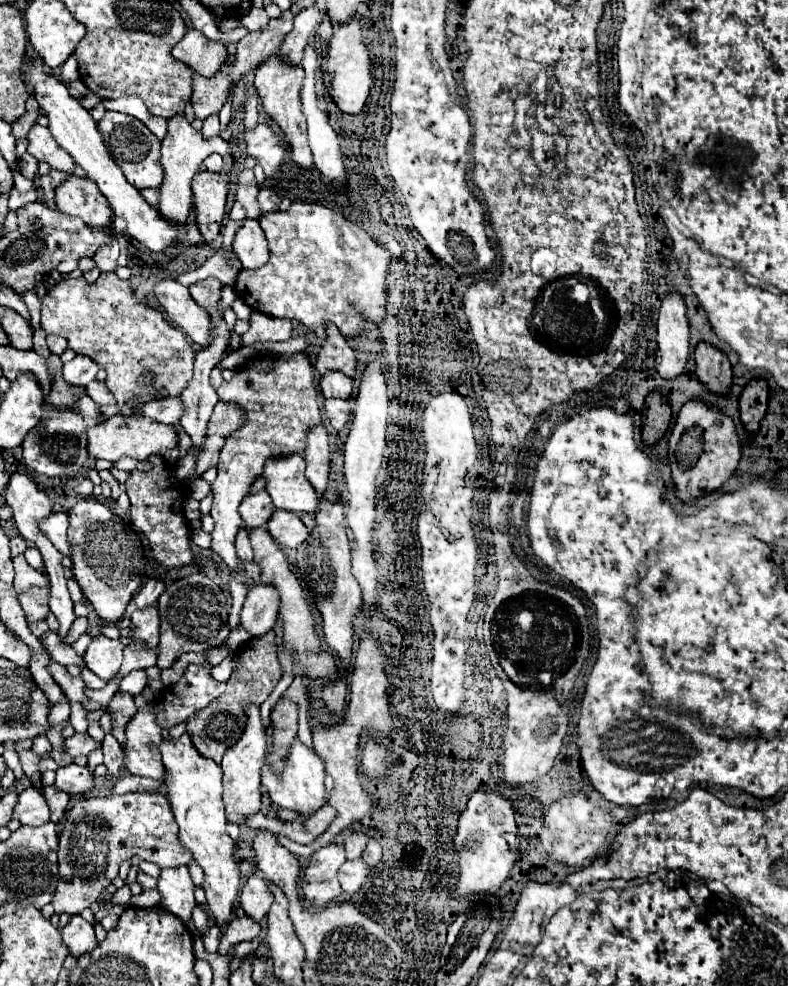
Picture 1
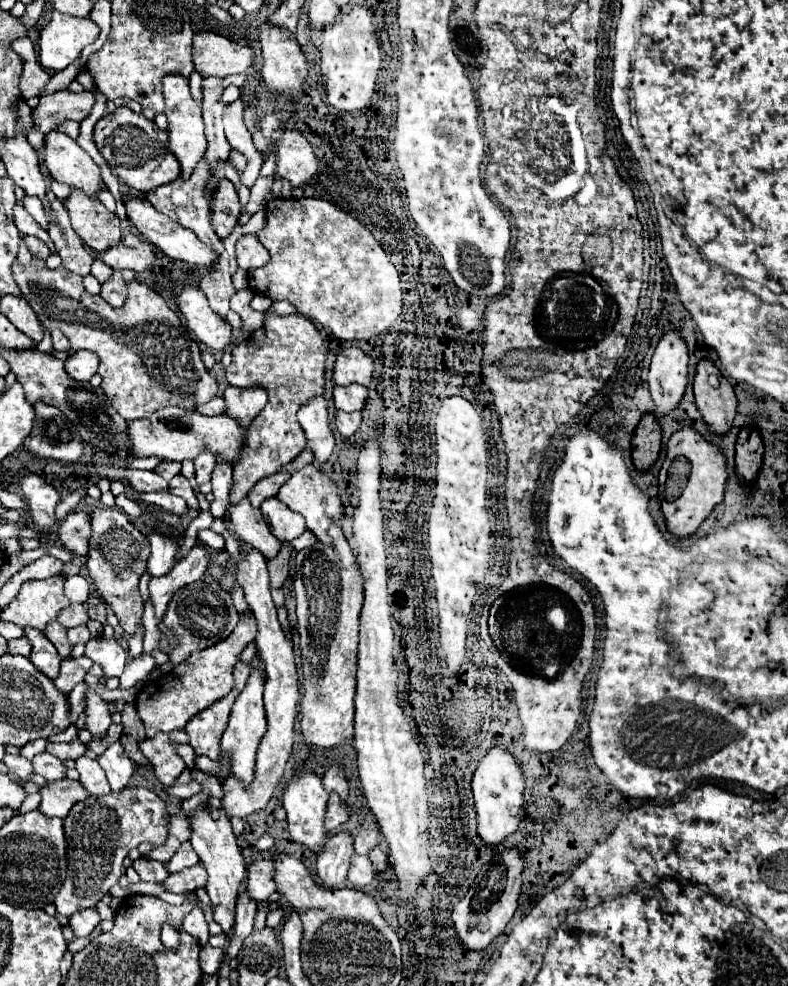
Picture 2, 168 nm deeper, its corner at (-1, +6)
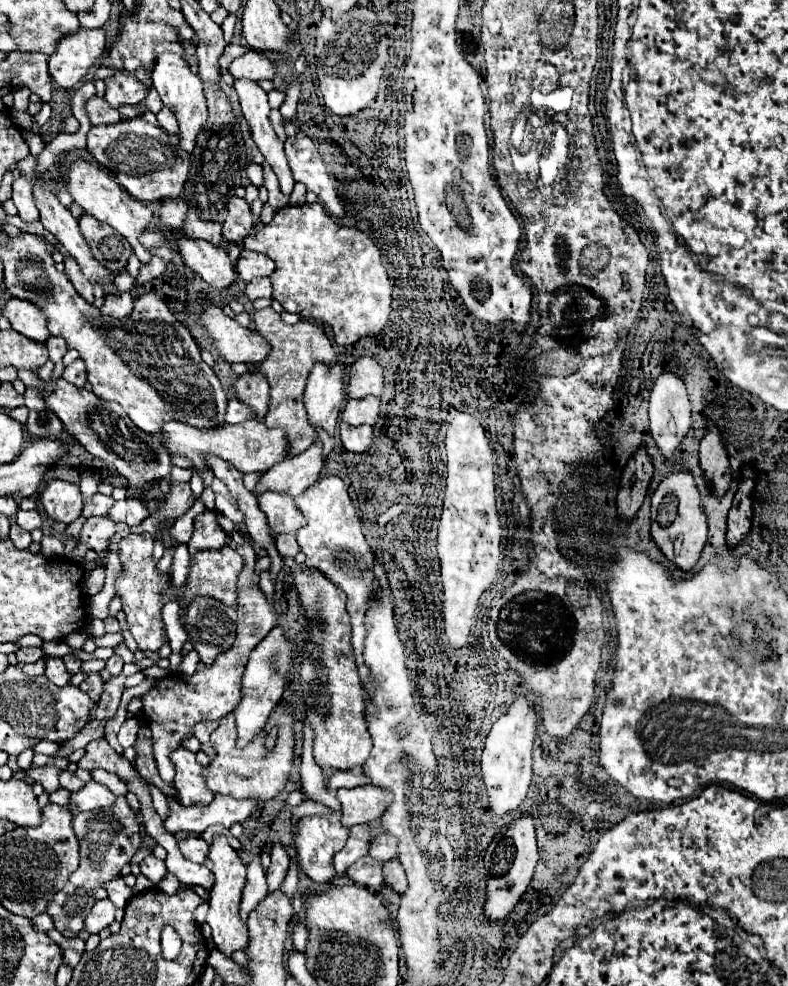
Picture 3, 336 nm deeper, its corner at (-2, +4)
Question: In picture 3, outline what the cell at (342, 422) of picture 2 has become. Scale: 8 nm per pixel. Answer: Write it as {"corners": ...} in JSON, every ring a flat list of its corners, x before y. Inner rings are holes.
{"corners":[[340,424,340,438,342,446,348,452,368,452,370,446,374,444,374,428,372,426,348,426]]}

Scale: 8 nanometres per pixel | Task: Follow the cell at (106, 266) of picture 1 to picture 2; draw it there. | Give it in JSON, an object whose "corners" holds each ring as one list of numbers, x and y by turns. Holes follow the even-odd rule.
{"corners":[[115,270,111,278,105,284,101,284,101,298,105,298,111,306,121,306,125,302,125,296,127,296,127,286,121,278,121,272]]}

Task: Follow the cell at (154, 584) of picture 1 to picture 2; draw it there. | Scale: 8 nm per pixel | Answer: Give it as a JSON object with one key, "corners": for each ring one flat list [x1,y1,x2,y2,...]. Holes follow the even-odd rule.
{"corners":[[159,532,149,536,151,556,147,560,147,572,151,576,165,576,175,566,175,542,163,538]]}

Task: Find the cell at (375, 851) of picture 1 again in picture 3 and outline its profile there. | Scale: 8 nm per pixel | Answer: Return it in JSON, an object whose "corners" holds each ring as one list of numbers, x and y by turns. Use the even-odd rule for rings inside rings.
{"corners":[[390,860,384,864,384,880,386,880,386,886,394,888,398,894,404,894,406,892,406,874,404,874,404,868,398,860]]}

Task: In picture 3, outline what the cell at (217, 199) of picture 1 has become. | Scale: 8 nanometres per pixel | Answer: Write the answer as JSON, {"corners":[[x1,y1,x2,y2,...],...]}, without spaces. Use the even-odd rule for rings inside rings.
{"corners":[[234,196,228,202,228,218,222,224,222,236,228,242,240,242,248,234,252,234,254,228,254,214,246,200]]}

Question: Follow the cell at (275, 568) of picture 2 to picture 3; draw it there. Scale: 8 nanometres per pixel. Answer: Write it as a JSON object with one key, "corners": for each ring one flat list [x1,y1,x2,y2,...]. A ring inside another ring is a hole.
{"corners":[[278,534,276,536,276,548,282,556,296,556,300,552,300,546,296,542,296,534]]}

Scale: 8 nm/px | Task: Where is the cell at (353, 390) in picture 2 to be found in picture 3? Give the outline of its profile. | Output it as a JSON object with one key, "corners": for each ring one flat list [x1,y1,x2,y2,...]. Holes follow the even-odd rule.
{"corners":[[370,396,362,400,348,400,344,412,342,412,342,422,350,426,360,426,360,424,370,424,374,426,380,416,380,400]]}

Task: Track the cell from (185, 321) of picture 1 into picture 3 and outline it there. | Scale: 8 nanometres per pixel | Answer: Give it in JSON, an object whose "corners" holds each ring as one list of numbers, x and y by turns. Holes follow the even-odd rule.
{"corners":[[210,306,200,316,204,328,210,332,214,346,224,356,226,362,244,362,256,366,266,360,270,344,254,330,240,326,236,320,228,318,220,308]]}

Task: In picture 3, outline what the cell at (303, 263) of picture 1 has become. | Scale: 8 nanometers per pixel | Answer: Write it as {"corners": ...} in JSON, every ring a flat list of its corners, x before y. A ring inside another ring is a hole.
{"corners":[[304,204,288,206,276,212,274,220,250,234,244,244,246,250,262,252,276,262,276,270,270,276,274,294,272,298,282,304,286,312,296,312,302,318,320,320,332,326,336,344,348,346,358,342,364,336,378,334,392,312,392,282,382,264,382,256,374,242,356,228,346,228,334,222,334,218,324,210,322,204]]}

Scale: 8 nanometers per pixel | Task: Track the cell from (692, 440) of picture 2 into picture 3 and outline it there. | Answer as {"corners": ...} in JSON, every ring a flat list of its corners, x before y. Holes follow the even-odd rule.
{"corners":[[690,472,670,474,658,486,658,490,652,496,652,526,650,526,650,536,652,536,654,544,662,550,662,554,670,562,674,562,680,570,688,572,688,570,692,570,696,566,696,562,698,562,698,558,702,554,702,548,706,544,706,532,708,532,706,514,700,510,700,494,698,494,698,488,694,484,692,474],[664,496,674,496,678,500,678,516,676,516,676,520,668,528,660,528,658,522,656,522,656,506,658,506,658,500,664,498]]}

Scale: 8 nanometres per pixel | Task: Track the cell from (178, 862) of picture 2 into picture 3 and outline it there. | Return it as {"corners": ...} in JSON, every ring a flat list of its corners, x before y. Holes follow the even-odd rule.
{"corners":[[188,836,188,838,180,840,180,842,178,842,178,848,180,848,180,852,182,852,188,860,192,860,192,862,196,862,196,864,204,864,206,854,208,854,208,844,206,844,206,840,196,838,196,836]]}

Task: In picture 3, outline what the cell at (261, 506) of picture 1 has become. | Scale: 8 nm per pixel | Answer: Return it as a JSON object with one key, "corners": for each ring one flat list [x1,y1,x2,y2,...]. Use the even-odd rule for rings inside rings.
{"corners":[[316,438,314,444,302,454,290,456,280,464,272,466,258,482,256,492,262,494,266,490,272,490,288,496,298,496,302,494,302,490,306,490,306,486,312,486,318,480,322,466,324,466,322,442,320,438]]}

